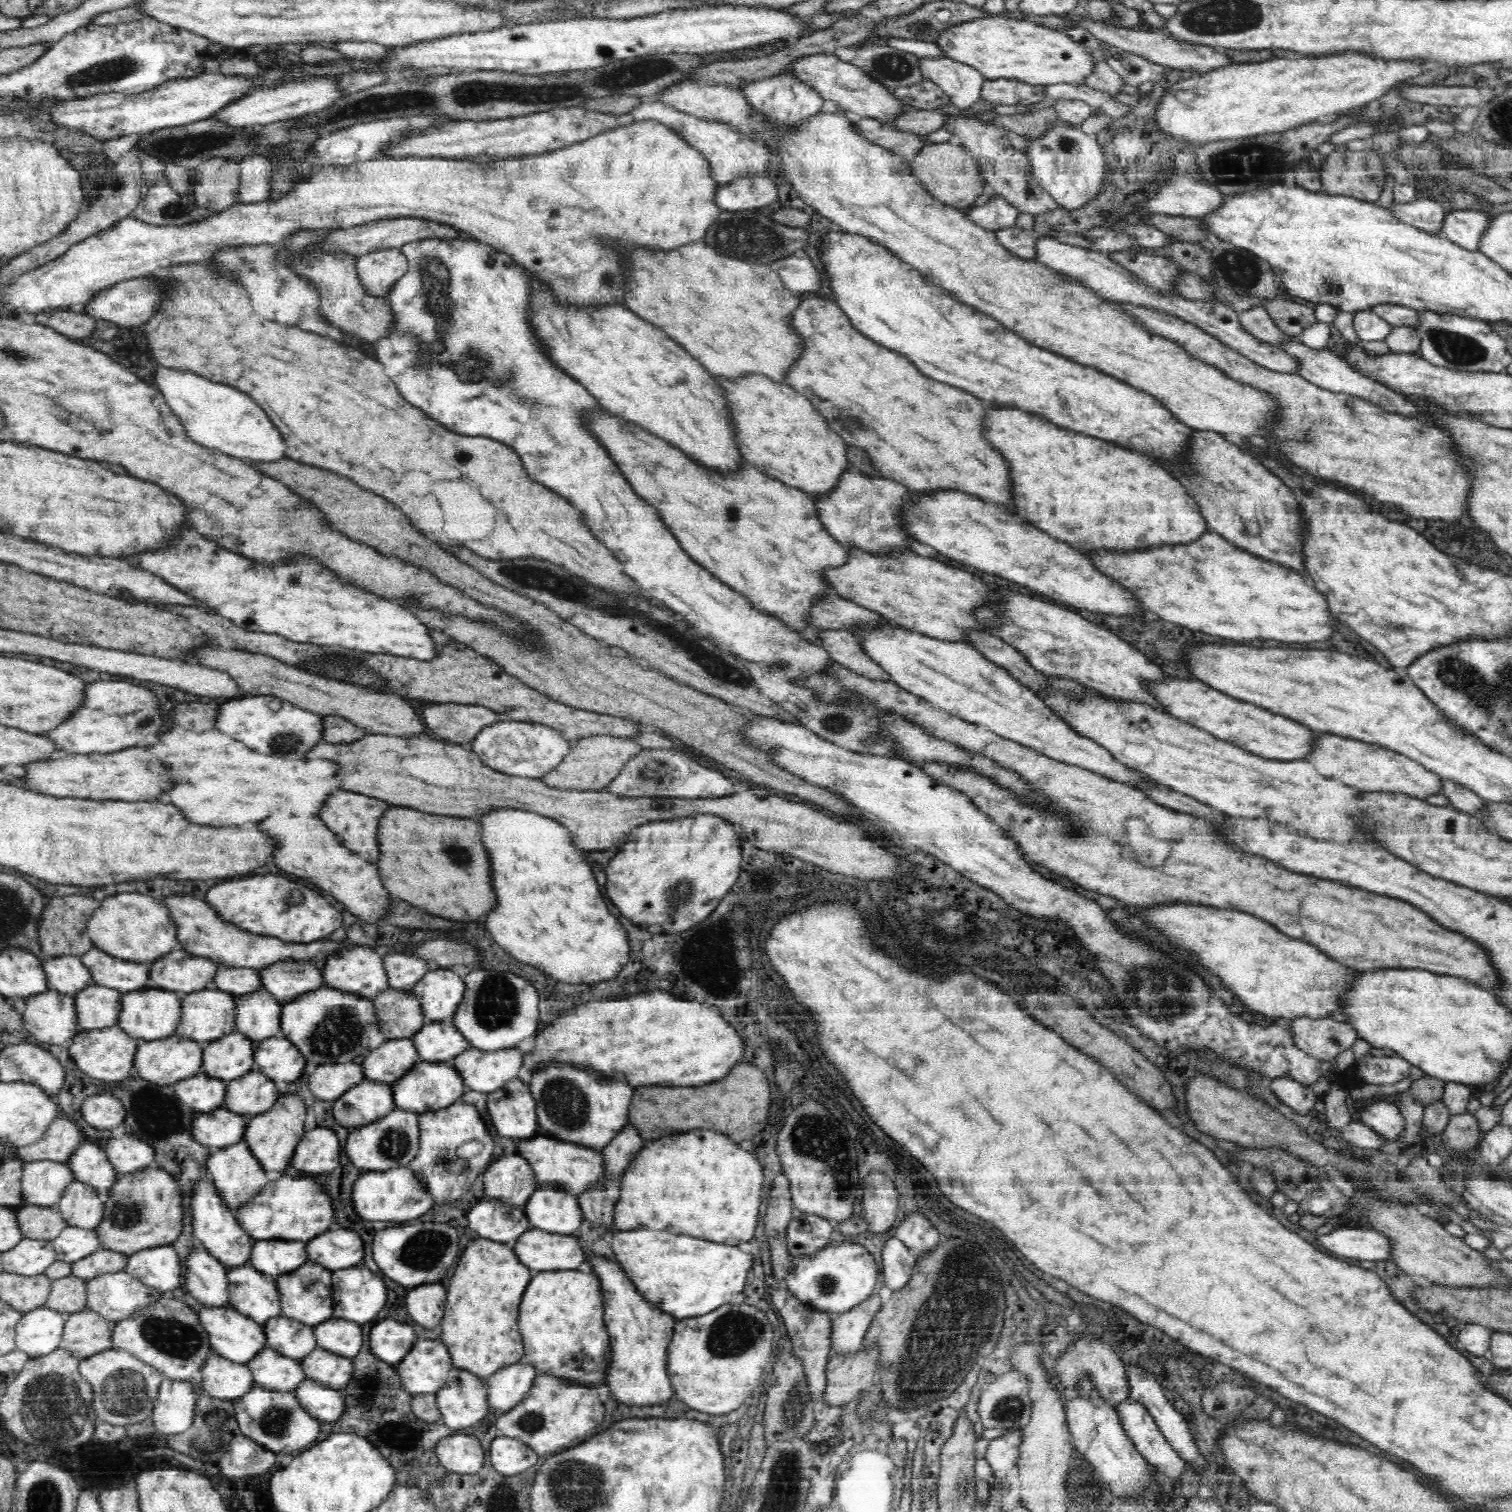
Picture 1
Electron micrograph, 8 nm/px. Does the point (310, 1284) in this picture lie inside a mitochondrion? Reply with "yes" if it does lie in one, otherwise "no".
yes

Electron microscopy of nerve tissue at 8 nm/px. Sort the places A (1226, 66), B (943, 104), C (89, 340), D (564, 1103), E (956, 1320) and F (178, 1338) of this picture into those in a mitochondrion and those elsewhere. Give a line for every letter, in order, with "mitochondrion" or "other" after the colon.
A: other
B: other
C: other
D: mitochondrion
E: mitochondrion
F: mitochondrion

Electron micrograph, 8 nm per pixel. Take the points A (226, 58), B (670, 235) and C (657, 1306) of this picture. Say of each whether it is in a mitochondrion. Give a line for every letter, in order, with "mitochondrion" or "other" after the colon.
A: other
B: other
C: other

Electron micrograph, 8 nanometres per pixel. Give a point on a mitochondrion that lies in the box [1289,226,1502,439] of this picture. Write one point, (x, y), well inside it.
(1457, 348)

